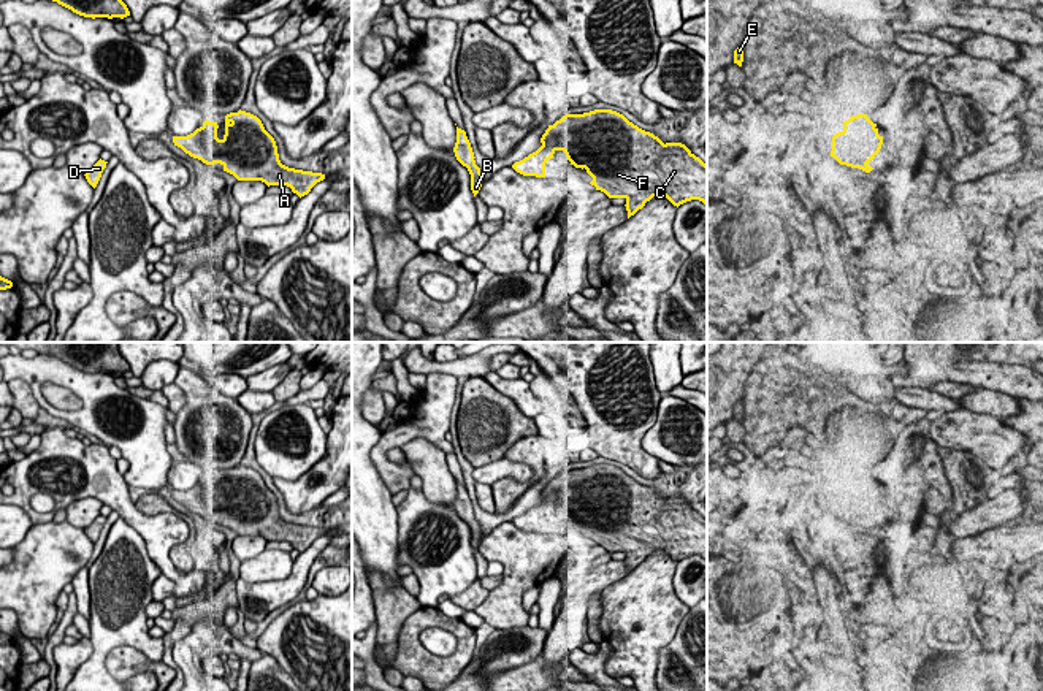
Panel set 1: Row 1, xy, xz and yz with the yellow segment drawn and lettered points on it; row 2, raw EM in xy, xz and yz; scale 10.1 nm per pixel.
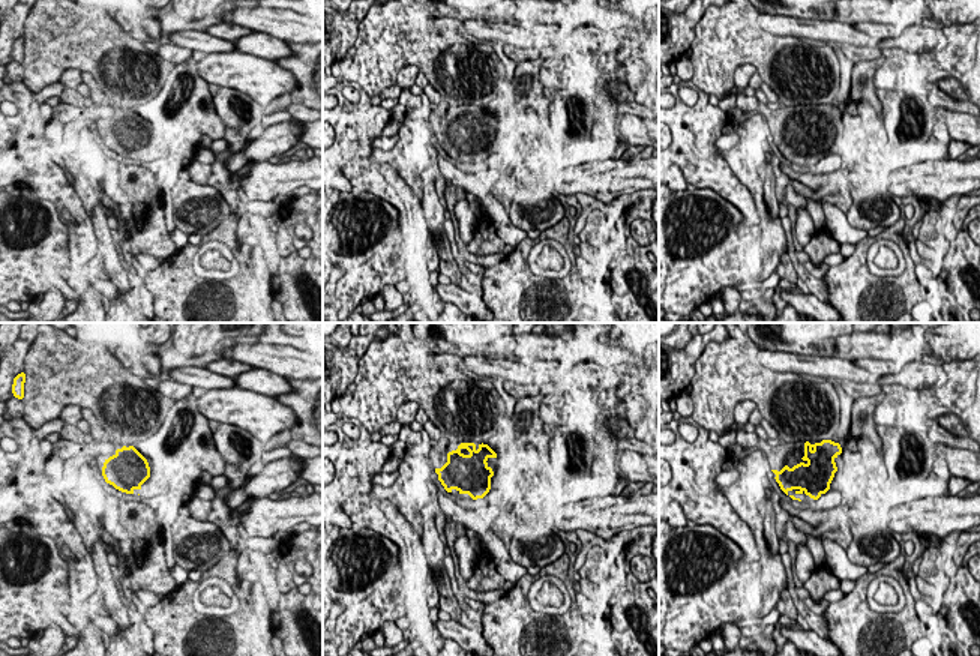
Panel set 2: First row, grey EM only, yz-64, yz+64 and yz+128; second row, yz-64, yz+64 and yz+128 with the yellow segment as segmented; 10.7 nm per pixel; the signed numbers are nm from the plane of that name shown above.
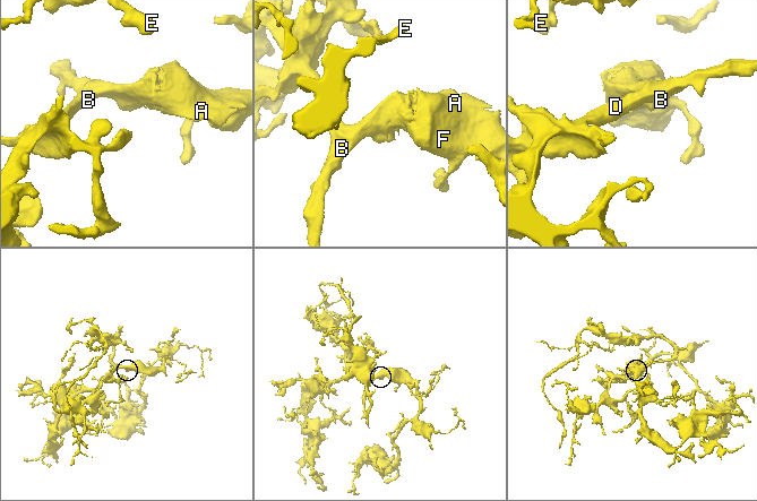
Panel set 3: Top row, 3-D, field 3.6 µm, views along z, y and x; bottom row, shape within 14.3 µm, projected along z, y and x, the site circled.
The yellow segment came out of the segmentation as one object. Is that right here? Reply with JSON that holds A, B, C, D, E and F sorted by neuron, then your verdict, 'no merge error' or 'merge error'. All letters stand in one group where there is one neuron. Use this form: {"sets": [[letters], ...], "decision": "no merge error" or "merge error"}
{"sets": [["A", "B", "C", "D", "E", "F"]], "decision": "no merge error"}

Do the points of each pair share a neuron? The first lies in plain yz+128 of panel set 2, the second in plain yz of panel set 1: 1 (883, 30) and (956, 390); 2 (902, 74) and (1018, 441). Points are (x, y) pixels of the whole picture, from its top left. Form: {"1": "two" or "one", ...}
{"1": "one", "2": "one"}

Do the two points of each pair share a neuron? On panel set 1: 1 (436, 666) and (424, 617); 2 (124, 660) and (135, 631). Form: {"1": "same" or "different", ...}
{"1": "same", "2": "different"}

